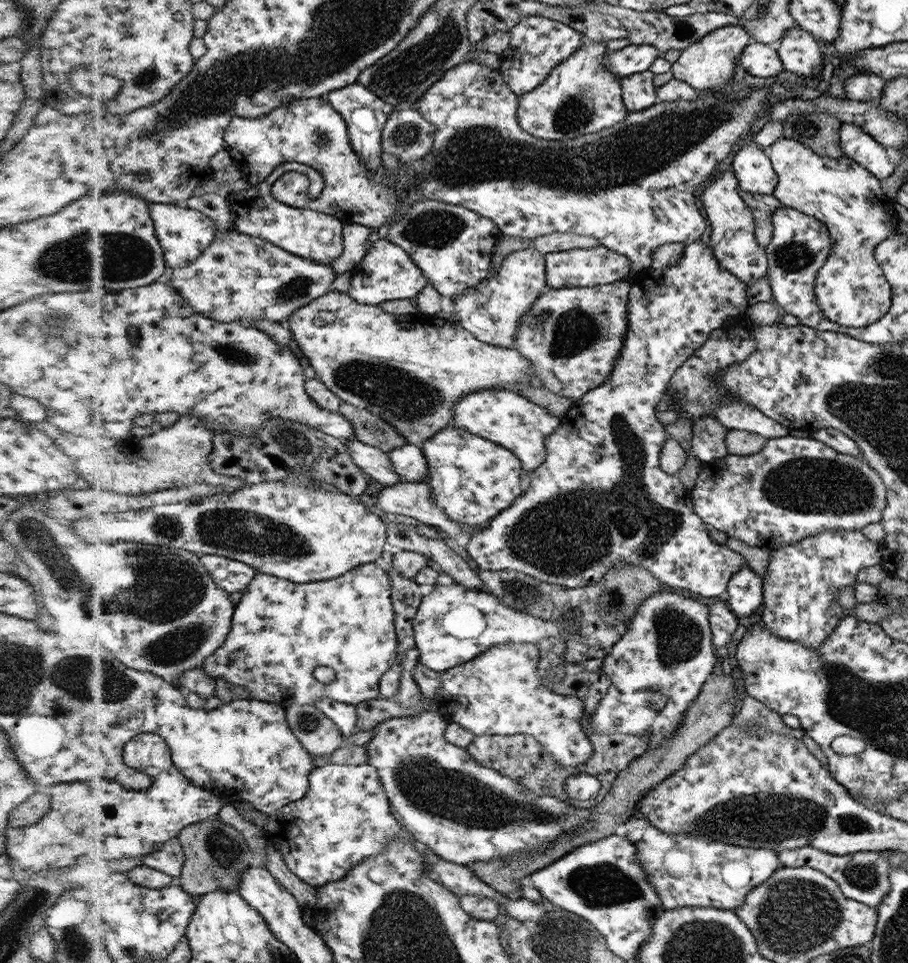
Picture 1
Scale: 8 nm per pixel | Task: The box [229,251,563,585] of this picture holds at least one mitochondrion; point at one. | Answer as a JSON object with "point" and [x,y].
{"point":[401,396]}

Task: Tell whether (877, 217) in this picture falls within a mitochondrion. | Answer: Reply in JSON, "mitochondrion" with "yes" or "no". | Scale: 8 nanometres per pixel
{"mitochondrion":"no"}

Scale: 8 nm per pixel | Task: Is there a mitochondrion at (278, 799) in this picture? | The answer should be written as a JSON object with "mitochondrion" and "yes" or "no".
{"mitochondrion":"no"}

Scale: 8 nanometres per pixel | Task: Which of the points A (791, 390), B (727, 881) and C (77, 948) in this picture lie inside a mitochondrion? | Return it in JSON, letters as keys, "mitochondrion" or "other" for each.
{"A":"other","B":"other","C":"mitochondrion"}

